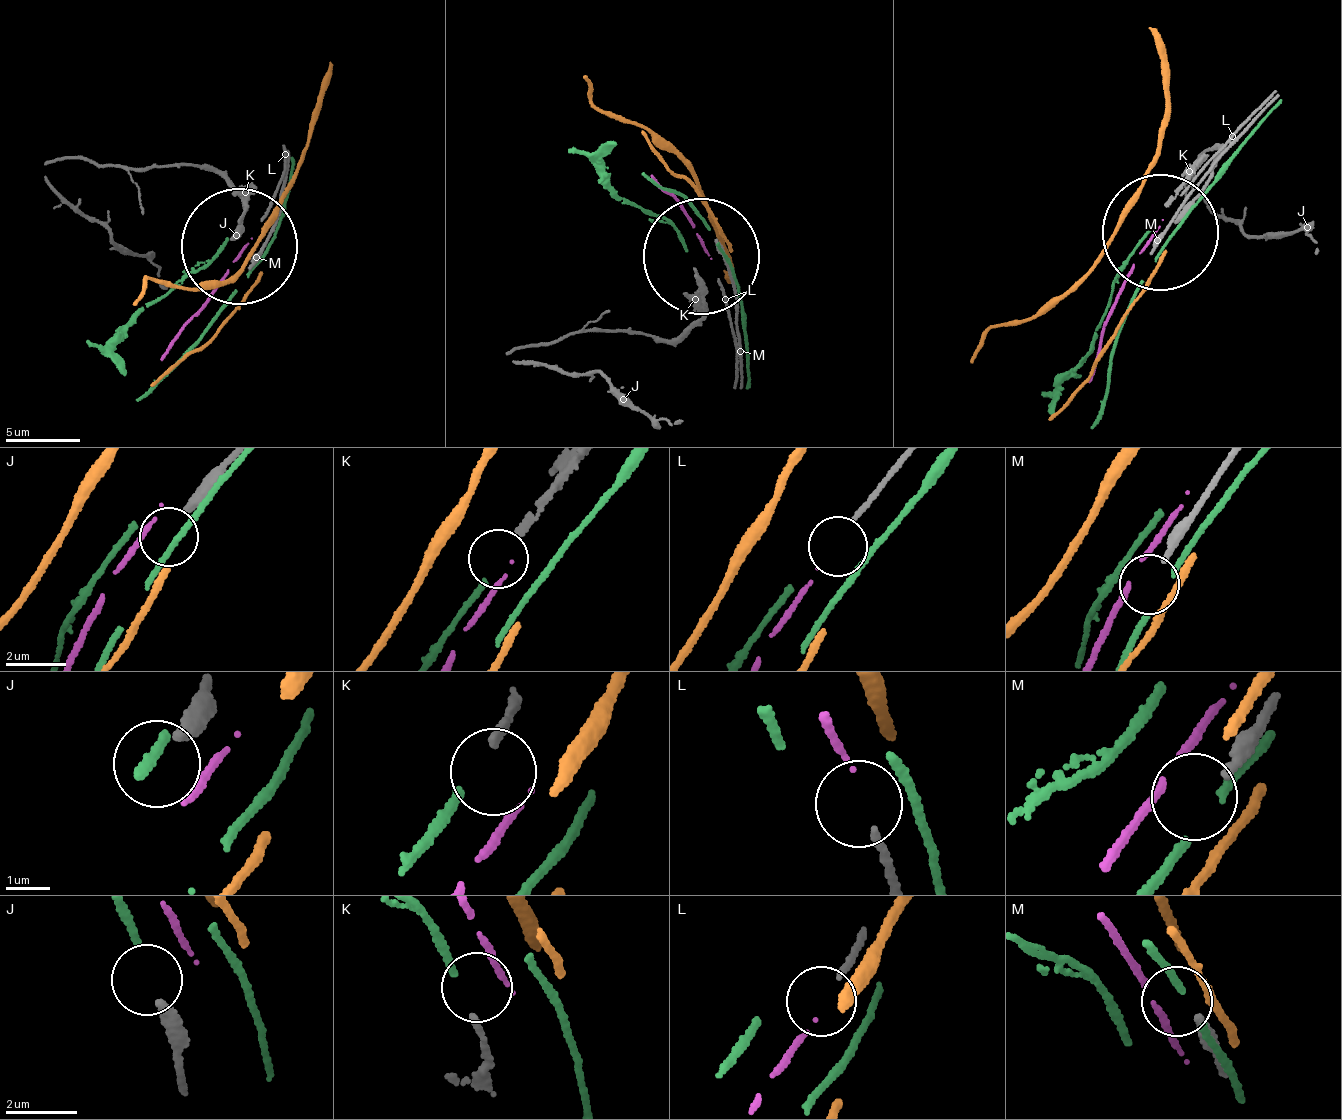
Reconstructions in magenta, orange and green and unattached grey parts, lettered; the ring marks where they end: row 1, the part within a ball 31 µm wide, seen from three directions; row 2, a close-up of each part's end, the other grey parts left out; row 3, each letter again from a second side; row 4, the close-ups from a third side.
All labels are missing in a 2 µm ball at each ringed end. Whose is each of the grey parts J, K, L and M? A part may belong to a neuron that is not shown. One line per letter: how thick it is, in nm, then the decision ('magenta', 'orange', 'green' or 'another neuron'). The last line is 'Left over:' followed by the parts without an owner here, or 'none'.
J: 320 nm | another neuron
K: 190 nm | green
L: 150 nm | magenta
M: 240 nm | another neuron
Left over: J, M

